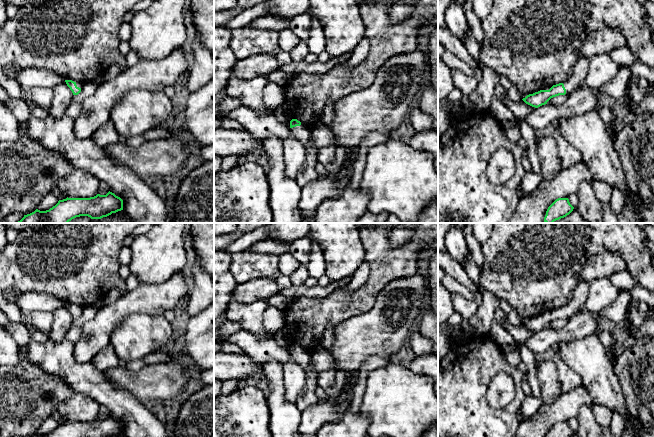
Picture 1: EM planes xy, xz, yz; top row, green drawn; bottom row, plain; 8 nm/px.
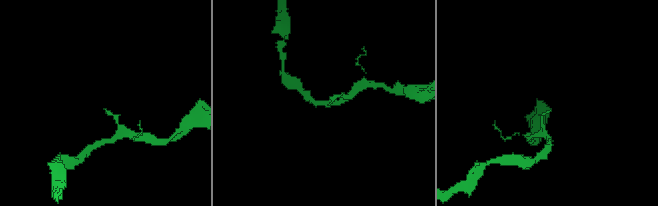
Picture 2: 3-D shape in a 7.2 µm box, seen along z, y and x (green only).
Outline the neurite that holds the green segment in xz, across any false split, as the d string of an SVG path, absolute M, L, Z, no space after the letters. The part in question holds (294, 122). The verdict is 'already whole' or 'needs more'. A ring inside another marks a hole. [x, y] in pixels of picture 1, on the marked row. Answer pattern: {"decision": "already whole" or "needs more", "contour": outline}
{"decision": "needs more", "contour": "M292 119L290 121L290 132L303 146L308 143L311 137L311 130L297 119Z"}

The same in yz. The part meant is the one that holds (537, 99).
{"decision": "needs more", "contour": "M580 52L578 62L576 63L573 74L563 83L553 85L549 90L540 90L533 94L527 95L522 100L535 108L547 104L547 102L559 95L570 95L574 92L585 80L589 71L589 59L584 57Z"}

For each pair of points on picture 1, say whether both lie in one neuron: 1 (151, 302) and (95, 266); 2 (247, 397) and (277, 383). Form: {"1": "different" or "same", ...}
{"1": "different", "2": "different"}

